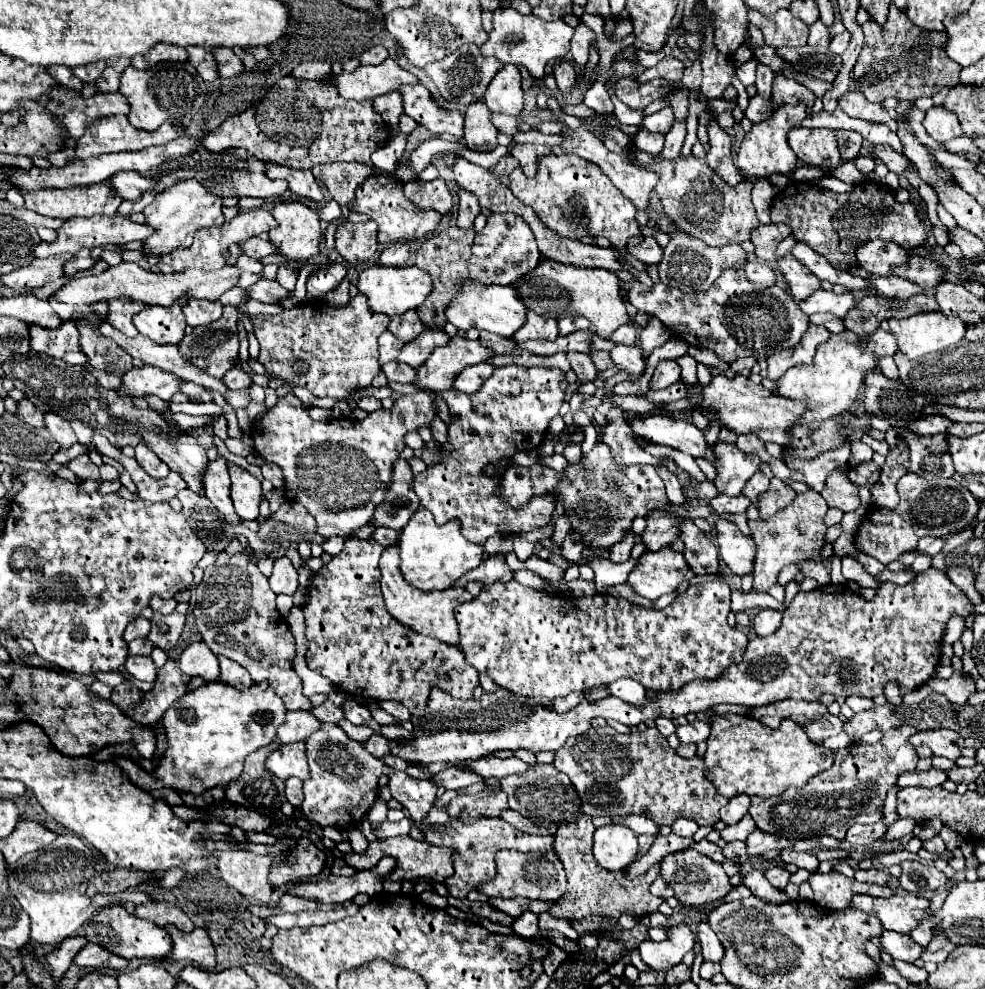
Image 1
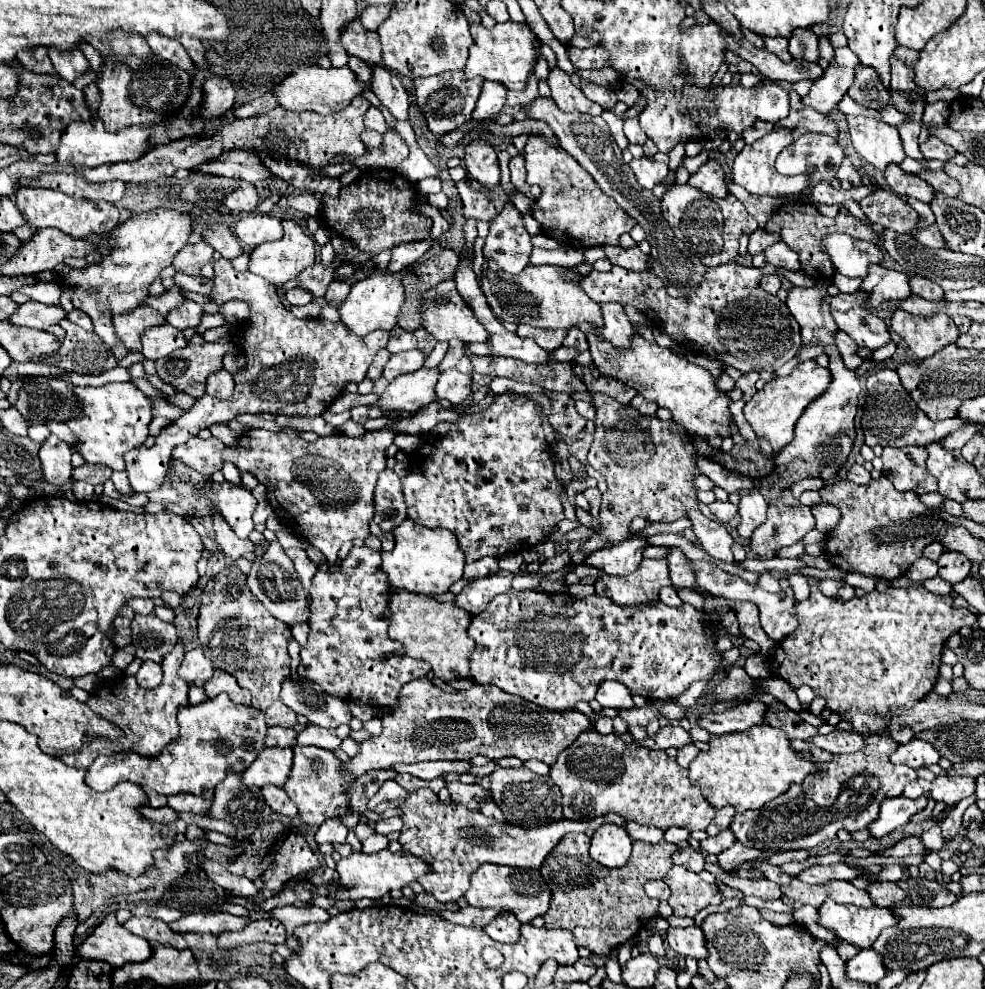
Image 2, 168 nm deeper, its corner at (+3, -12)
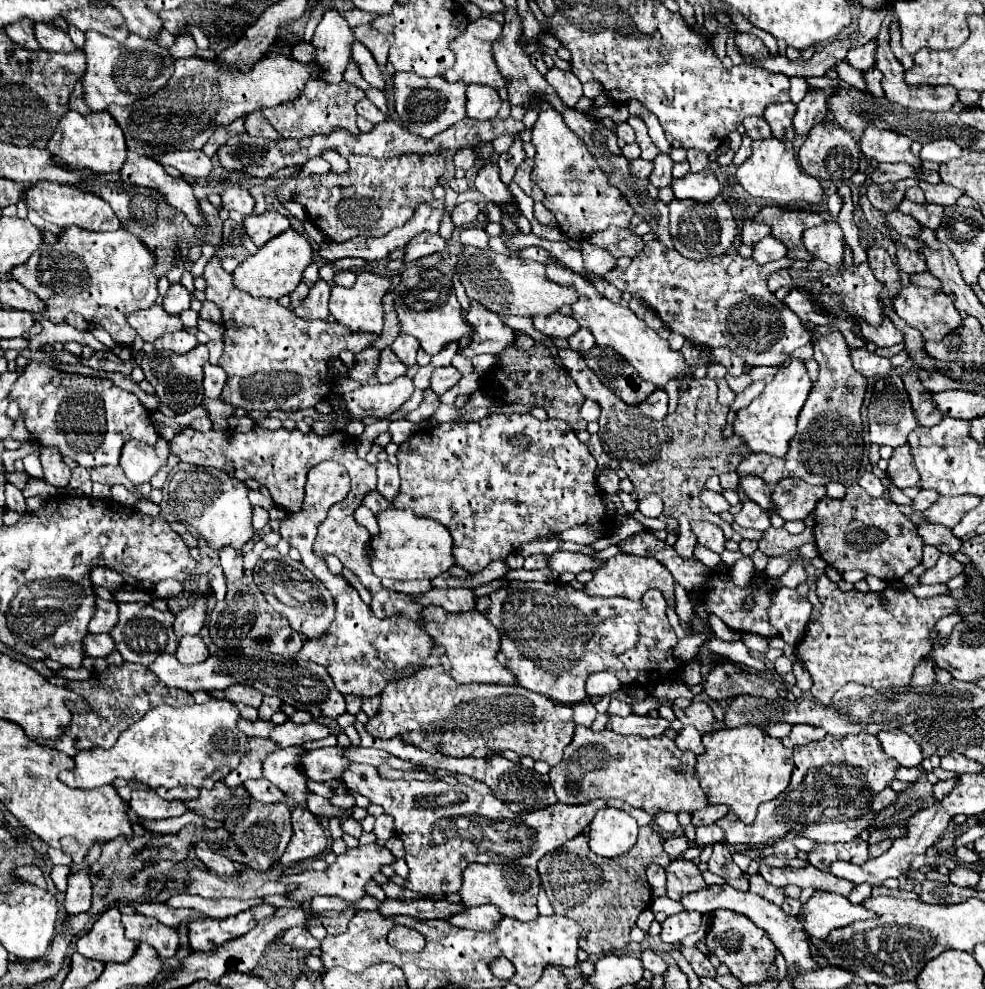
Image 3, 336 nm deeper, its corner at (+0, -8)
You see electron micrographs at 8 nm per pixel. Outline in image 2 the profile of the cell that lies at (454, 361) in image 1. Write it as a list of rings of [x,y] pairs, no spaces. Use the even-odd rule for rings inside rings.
[[[419,369],[409,375],[399,375],[389,387],[377,395],[373,403],[381,411],[417,411],[425,403],[435,399],[435,383],[437,383],[437,369]]]

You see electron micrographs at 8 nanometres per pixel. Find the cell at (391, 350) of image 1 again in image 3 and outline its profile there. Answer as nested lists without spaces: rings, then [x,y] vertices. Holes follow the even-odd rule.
[[[370,347],[366,351],[362,351],[360,355],[354,357],[354,367],[350,371],[350,379],[354,381],[360,381],[360,383],[366,383],[370,377],[376,375],[376,363],[380,359],[380,351],[378,347]]]

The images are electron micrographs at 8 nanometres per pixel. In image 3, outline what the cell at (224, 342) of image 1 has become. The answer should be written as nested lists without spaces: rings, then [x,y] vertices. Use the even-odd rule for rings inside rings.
[[[198,343],[192,351],[184,355],[176,355],[172,351],[152,351],[146,353],[142,361],[142,371],[146,375],[146,381],[156,389],[156,395],[162,403],[166,403],[172,411],[176,413],[186,413],[194,409],[196,405],[202,403],[204,399],[204,389],[202,389],[202,379],[204,379],[204,363],[208,361],[208,347]]]

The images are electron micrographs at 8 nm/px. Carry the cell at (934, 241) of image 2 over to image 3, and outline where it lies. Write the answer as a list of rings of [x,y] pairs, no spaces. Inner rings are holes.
[[[892,211],[892,213],[888,213],[888,223],[890,223],[890,227],[894,227],[900,235],[916,235],[916,231],[920,231],[920,225],[918,225],[918,221],[914,219],[914,217],[910,217],[910,215],[902,215],[902,213],[898,213],[898,211]]]

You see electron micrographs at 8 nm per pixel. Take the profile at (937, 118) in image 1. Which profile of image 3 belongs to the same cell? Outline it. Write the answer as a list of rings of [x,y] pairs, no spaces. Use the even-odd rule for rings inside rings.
[[[938,139],[938,141],[930,141],[922,147],[920,157],[926,161],[936,161],[936,163],[946,163],[954,157],[960,157],[962,149],[952,141],[952,139]]]

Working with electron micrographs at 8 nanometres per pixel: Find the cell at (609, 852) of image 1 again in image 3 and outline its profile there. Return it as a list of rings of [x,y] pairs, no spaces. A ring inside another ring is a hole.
[[[606,807],[590,823],[590,851],[600,857],[620,857],[632,849],[638,835],[638,823],[628,813]]]

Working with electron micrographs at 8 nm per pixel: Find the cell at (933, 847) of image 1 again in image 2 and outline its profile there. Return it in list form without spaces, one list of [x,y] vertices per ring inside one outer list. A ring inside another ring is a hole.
[[[903,837],[899,843],[895,843],[889,849],[881,849],[877,851],[877,855],[885,855],[885,857],[907,857],[907,855],[925,855],[925,845],[921,843],[921,839],[917,837]]]

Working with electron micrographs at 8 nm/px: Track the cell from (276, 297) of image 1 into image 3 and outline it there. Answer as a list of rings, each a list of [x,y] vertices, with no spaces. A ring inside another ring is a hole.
[[[204,301],[200,317],[210,319],[210,321],[220,321],[220,307],[216,307],[216,303],[212,303],[212,301]]]

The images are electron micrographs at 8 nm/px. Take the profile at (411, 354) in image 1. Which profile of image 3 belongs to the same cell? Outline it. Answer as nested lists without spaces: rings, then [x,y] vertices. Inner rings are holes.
[[[386,347],[386,349],[382,351],[382,355],[380,355],[380,365],[378,365],[378,369],[376,369],[376,379],[378,379],[380,383],[390,383],[390,381],[394,381],[396,377],[406,375],[406,371],[408,371],[408,367],[404,367],[404,363],[400,363],[400,361],[396,359],[396,353],[394,353],[390,347]]]

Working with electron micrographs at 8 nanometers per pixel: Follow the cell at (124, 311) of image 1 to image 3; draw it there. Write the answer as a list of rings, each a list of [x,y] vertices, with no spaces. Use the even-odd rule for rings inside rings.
[[[152,305],[150,309],[144,311],[134,311],[132,315],[126,317],[130,327],[146,341],[152,343],[160,335],[168,331],[180,331],[182,323],[178,315],[168,315],[160,305]]]

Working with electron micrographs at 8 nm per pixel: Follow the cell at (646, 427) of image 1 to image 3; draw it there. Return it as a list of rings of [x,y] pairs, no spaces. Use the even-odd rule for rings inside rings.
[[[744,475],[744,479],[738,481],[738,487],[764,511],[770,507],[770,487],[762,479],[756,479],[756,475]]]

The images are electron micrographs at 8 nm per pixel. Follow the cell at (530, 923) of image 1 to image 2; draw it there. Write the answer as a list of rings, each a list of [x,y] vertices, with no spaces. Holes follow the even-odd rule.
[[[509,913],[497,915],[489,925],[483,927],[483,931],[493,941],[499,941],[499,943],[515,943],[519,929],[521,929],[521,923],[517,923],[517,919],[513,919],[513,915]]]

